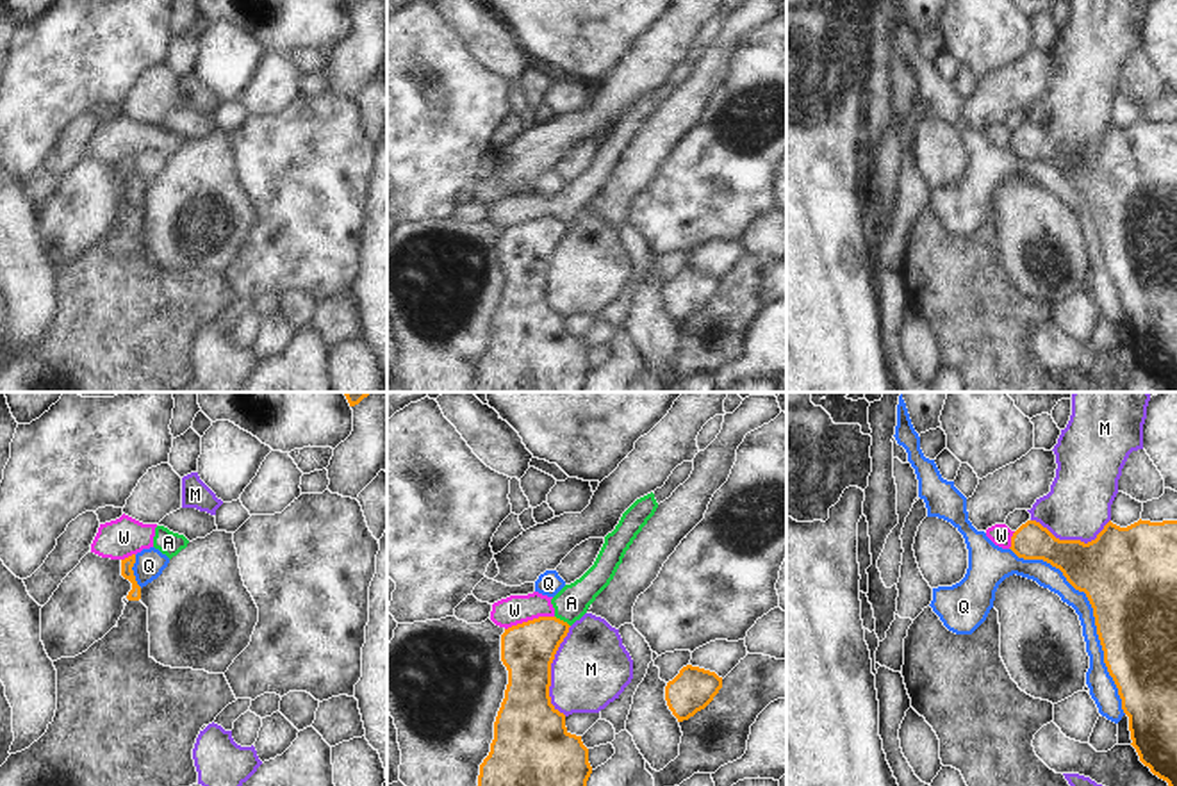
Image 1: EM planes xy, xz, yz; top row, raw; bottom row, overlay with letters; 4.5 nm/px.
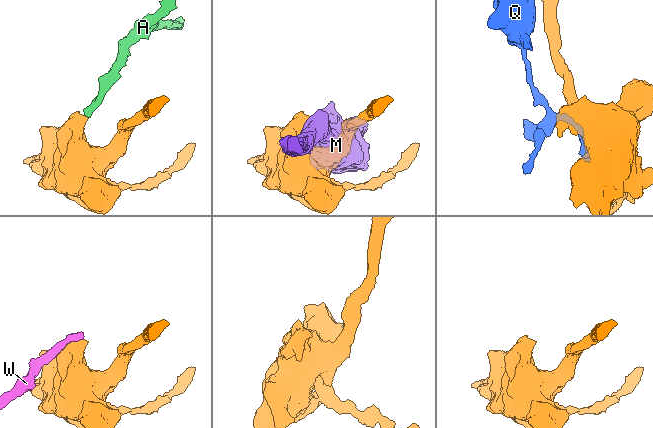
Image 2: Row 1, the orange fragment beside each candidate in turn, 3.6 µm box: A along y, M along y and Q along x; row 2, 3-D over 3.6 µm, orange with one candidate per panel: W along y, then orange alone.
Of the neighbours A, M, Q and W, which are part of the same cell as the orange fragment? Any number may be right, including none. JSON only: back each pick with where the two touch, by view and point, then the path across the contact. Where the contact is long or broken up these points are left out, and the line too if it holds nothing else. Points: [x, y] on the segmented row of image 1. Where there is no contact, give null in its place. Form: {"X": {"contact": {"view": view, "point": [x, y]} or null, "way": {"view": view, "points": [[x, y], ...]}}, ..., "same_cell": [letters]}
{"same_cell": []}

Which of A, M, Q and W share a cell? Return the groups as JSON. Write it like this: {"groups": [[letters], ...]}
{"groups": [["A", "W"], ["M"], ["Q"]]}

